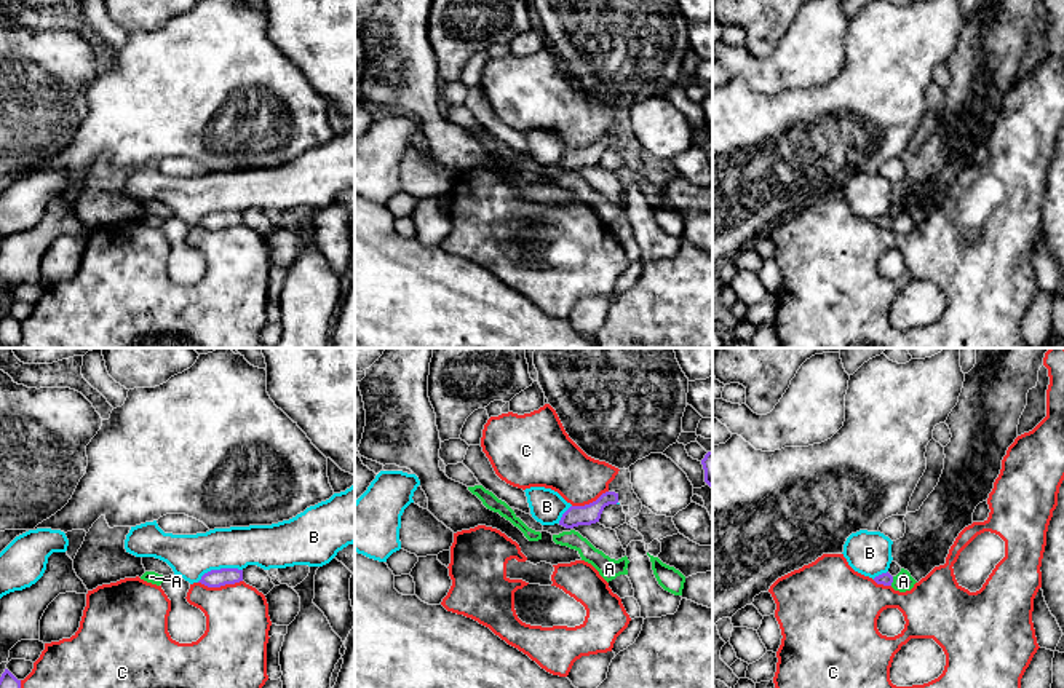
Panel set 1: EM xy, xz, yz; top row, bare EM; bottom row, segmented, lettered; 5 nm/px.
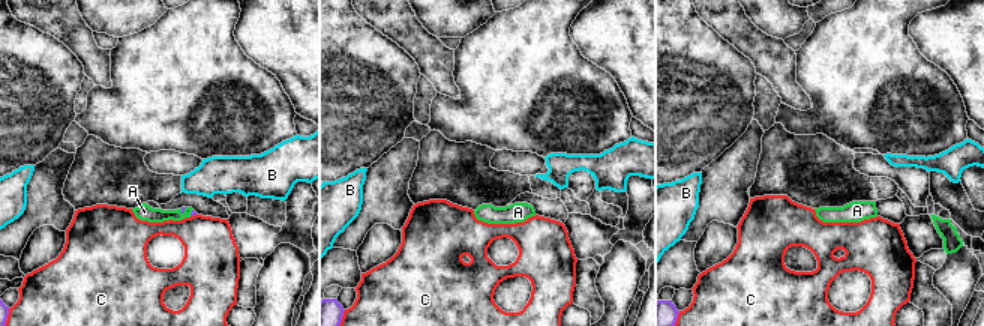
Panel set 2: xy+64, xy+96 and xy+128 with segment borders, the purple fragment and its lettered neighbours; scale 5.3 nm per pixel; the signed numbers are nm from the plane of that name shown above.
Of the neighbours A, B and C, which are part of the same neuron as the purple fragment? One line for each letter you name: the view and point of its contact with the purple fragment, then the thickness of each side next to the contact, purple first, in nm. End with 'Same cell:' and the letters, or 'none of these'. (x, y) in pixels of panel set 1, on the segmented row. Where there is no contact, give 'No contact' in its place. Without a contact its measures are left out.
Same cell: none of these

